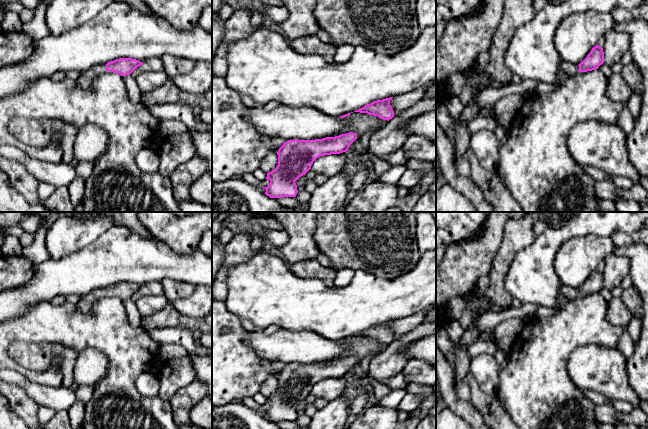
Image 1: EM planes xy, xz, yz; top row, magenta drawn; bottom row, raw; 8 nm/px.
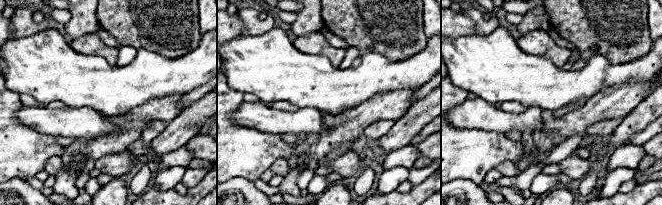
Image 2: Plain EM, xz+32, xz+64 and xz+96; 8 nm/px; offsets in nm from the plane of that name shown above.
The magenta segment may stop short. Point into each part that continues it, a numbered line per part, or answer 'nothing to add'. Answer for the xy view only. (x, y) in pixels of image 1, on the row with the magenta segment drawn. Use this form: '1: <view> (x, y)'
1: xy (86, 78)

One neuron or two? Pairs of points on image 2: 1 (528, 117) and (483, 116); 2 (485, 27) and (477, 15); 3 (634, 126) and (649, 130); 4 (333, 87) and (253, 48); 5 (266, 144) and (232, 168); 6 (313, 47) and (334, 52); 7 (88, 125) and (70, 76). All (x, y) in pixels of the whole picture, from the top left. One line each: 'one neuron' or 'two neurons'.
1: one neuron
2: one neuron
3: two neurons
4: one neuron
5: one neuron
6: one neuron
7: two neurons

